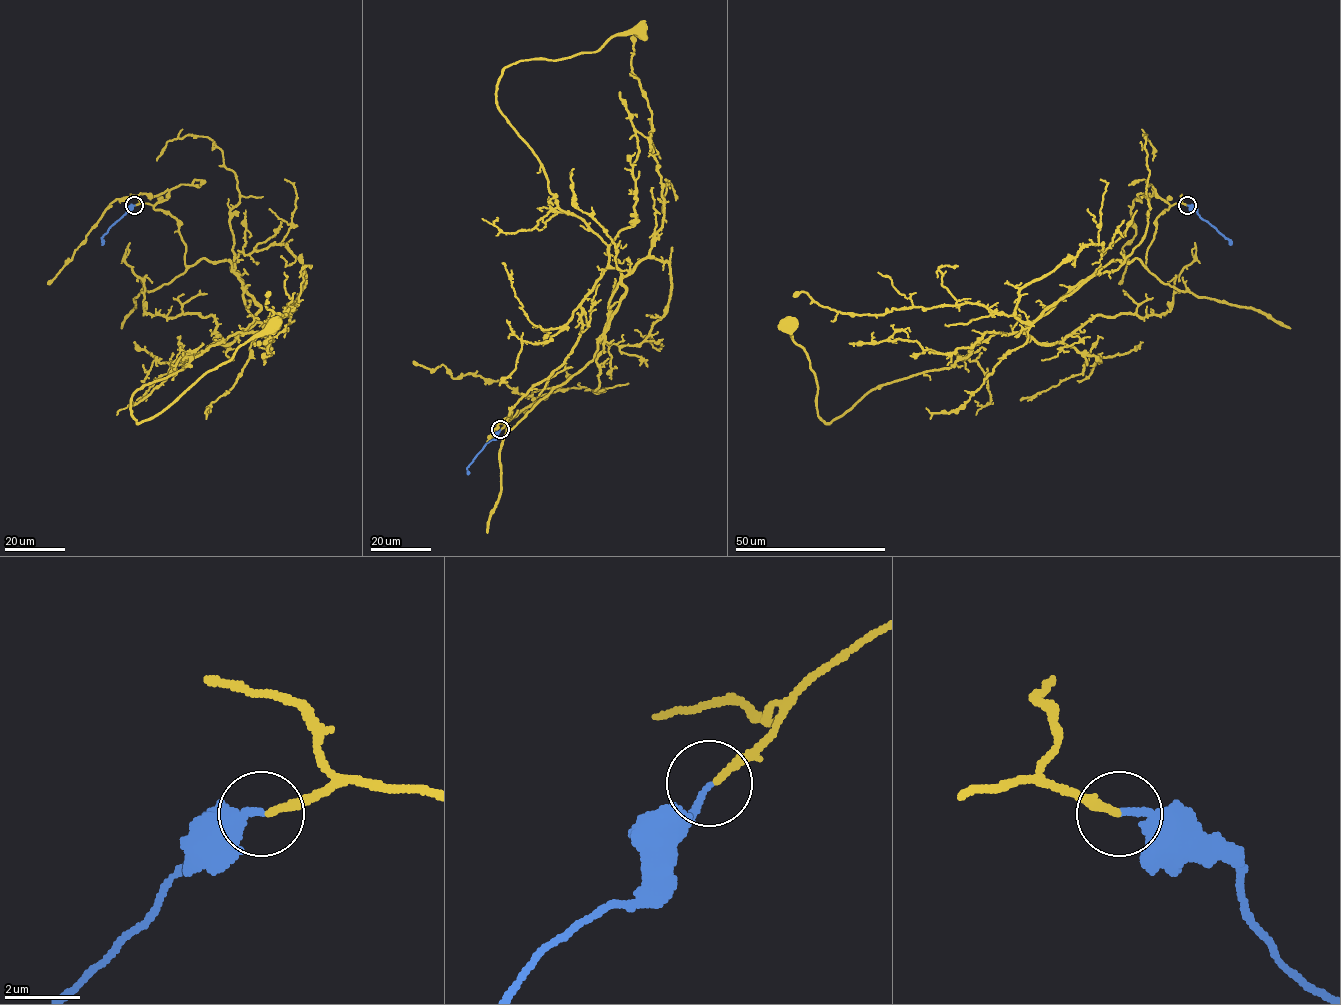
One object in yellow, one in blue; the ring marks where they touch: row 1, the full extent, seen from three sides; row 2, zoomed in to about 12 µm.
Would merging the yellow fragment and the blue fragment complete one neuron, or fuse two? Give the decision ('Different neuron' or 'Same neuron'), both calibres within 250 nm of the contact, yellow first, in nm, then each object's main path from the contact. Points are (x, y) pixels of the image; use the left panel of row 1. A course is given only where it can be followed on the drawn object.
Same neuron. Thickness 190 nm (yellow) against 180 nm. Course of yellow: (135, 205), (176, 219), (187, 266), (228, 261), (255, 319), (136, 390), (138, 423), (274, 324). Course of blue: (134, 205), (101, 238), (101, 244)

